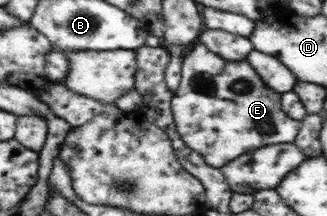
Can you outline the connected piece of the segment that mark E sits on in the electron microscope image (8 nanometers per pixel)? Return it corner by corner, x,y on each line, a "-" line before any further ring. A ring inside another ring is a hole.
199,43
184,52
181,80
171,99
173,118
185,144
204,156
209,166
221,168
229,161
261,147
292,143
298,135
301,121
288,117
281,108
281,93
270,89
256,70
246,61
227,61

